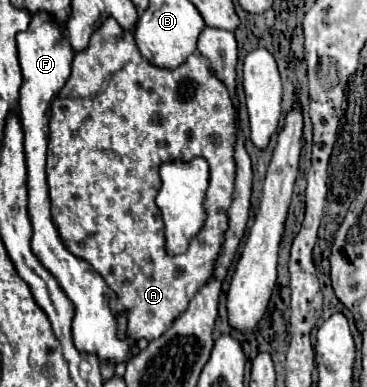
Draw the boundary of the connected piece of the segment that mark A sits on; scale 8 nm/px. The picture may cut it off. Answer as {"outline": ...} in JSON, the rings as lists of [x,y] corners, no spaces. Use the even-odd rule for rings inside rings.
{"outline":[[[109,17],[107,21],[103,21],[103,25],[91,35],[89,47],[83,53],[77,53],[73,57],[73,65],[71,65],[71,77],[65,83],[65,87],[59,91],[57,99],[51,105],[51,121],[49,121],[49,151],[47,151],[47,181],[49,181],[49,197],[51,197],[51,213],[53,213],[53,221],[57,223],[59,235],[63,233],[63,243],[67,245],[67,249],[85,259],[87,263],[93,265],[93,269],[105,279],[105,283],[117,293],[117,301],[113,301],[113,309],[115,311],[129,311],[129,319],[127,319],[127,333],[133,339],[141,339],[145,337],[147,341],[153,341],[157,337],[161,337],[173,323],[173,319],[187,309],[189,301],[193,299],[193,295],[197,293],[197,289],[213,275],[213,265],[217,261],[219,255],[219,247],[223,243],[223,233],[227,229],[227,209],[231,205],[231,193],[233,193],[233,177],[235,177],[235,161],[233,161],[233,143],[235,143],[235,109],[231,103],[231,97],[227,93],[227,87],[209,71],[209,63],[207,59],[203,59],[199,53],[191,55],[183,65],[179,65],[177,69],[159,69],[153,67],[137,49],[135,39],[131,35],[131,31],[125,31],[119,27],[119,23]],[[191,157],[205,157],[211,169],[211,179],[209,179],[209,189],[207,189],[207,199],[205,199],[205,209],[207,209],[207,223],[201,229],[201,233],[191,241],[187,253],[177,255],[177,257],[169,257],[165,253],[165,239],[163,239],[163,219],[161,219],[161,211],[155,205],[155,195],[161,187],[161,179],[159,179],[159,165],[165,161],[173,161],[173,159],[191,159]]]}

